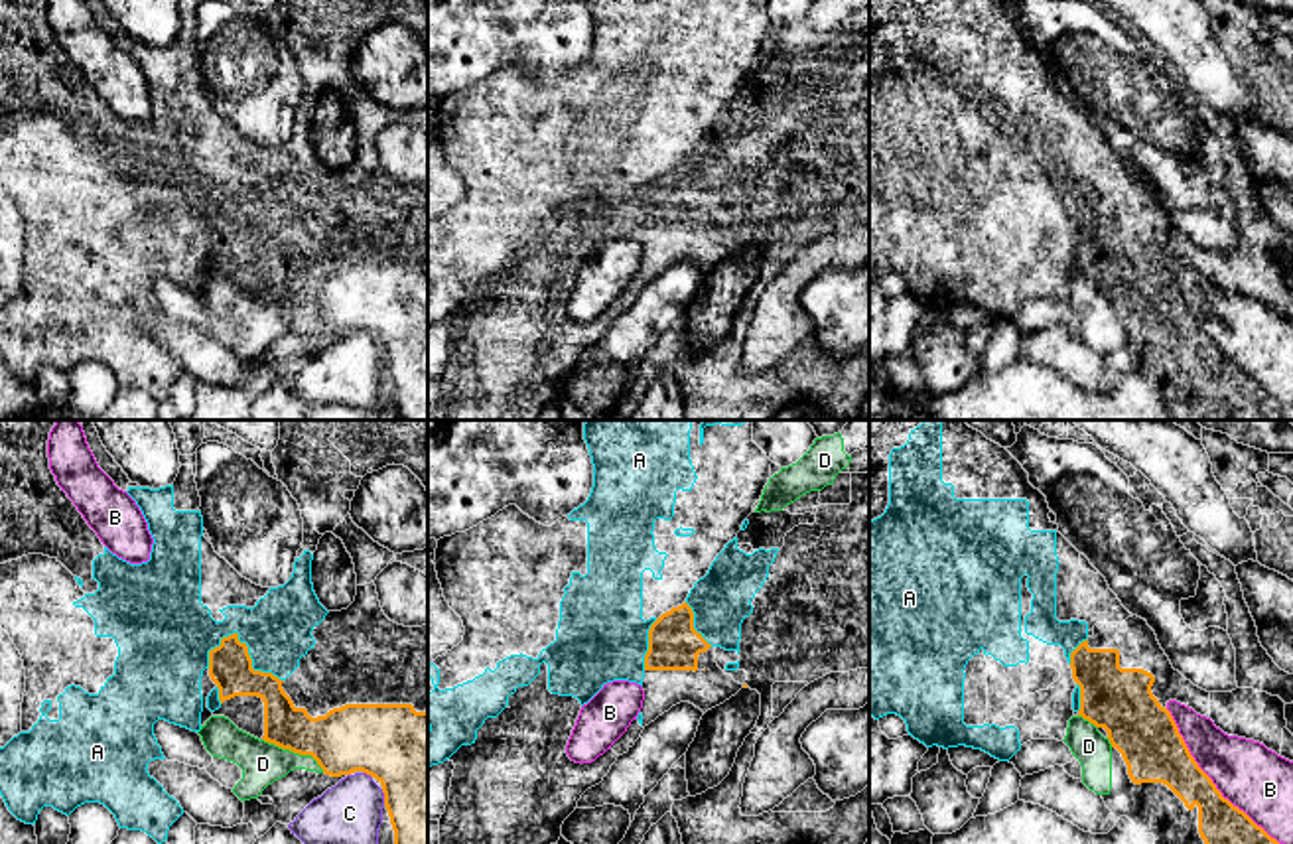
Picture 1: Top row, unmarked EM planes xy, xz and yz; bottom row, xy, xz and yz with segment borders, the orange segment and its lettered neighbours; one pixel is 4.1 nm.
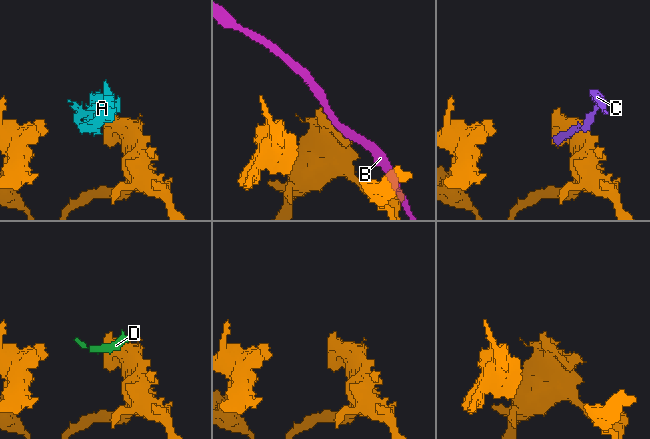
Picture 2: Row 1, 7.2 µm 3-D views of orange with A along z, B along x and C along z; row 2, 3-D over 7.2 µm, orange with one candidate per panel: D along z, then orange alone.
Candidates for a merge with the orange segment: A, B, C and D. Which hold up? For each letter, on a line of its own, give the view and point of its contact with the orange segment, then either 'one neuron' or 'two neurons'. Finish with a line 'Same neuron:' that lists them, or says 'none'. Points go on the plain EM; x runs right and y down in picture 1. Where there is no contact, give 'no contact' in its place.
A: contact xy (247, 210); two neurons
B: contact yz (1211, 340); two neurons
C: contact xy (385, 355); two neurons
D: contact xy (294, 310); two neurons
Same neuron: none

